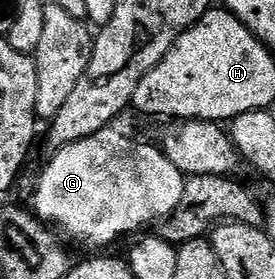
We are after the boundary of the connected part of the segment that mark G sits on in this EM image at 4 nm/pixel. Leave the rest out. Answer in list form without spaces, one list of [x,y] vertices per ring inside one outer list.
[[[118,127],[101,129],[96,135],[88,135],[88,139],[80,139],[57,150],[53,156],[47,163],[46,170],[38,177],[38,186],[34,189],[33,212],[47,225],[57,227],[63,234],[66,232],[76,244],[94,249],[90,251],[105,250],[102,249],[105,245],[110,245],[145,225],[161,223],[182,206],[187,178],[176,167],[176,163],[162,154],[157,144],[145,145],[142,141],[133,141],[132,138],[125,137]]]

